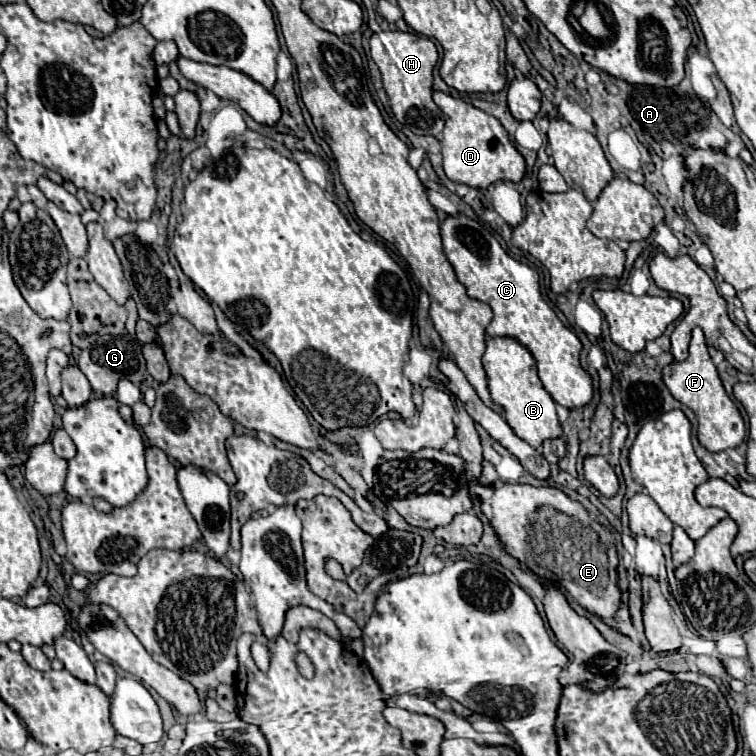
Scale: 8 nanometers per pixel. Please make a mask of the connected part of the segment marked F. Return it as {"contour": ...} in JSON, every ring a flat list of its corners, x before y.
{"contour":[[700,327,692,329,688,359,666,365,662,377,664,377,666,387,674,395,674,399,678,399,680,403,684,403,686,407,690,407,694,411,694,415,698,419,698,439,708,451,734,449,744,441,744,437,746,437,744,419,742,419,738,407,734,405,734,401,724,391,724,385,720,381,718,369,716,369,710,353,708,353,704,333]]}

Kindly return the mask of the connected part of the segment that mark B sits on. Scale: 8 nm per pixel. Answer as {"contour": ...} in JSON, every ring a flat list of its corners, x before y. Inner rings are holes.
{"contour":[[488,337,482,363,488,375,490,395,498,405,504,407,504,419,520,439,524,439,532,447,540,447,546,439,562,437,556,403,538,379,534,357,530,355,530,351,526,351,526,347,522,347,522,343,518,343,518,339]]}

